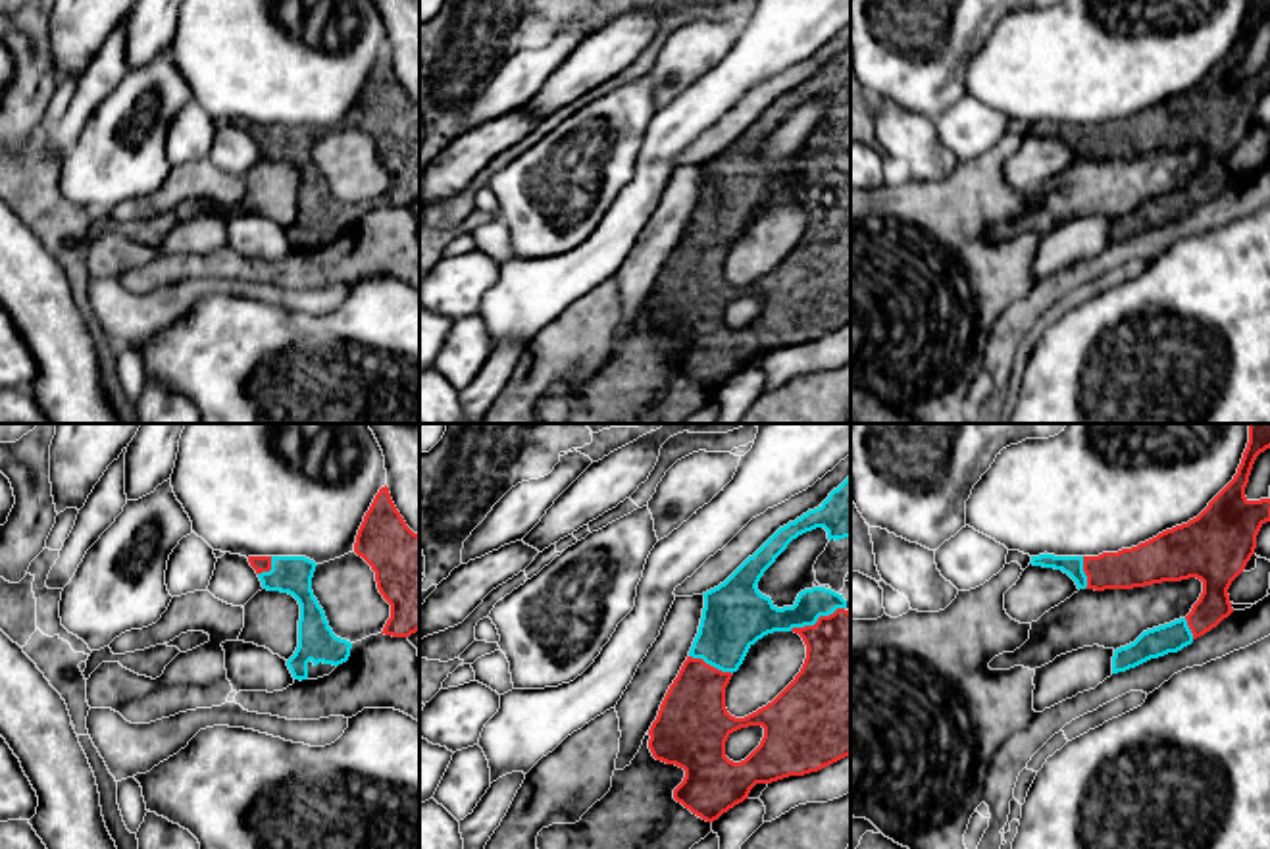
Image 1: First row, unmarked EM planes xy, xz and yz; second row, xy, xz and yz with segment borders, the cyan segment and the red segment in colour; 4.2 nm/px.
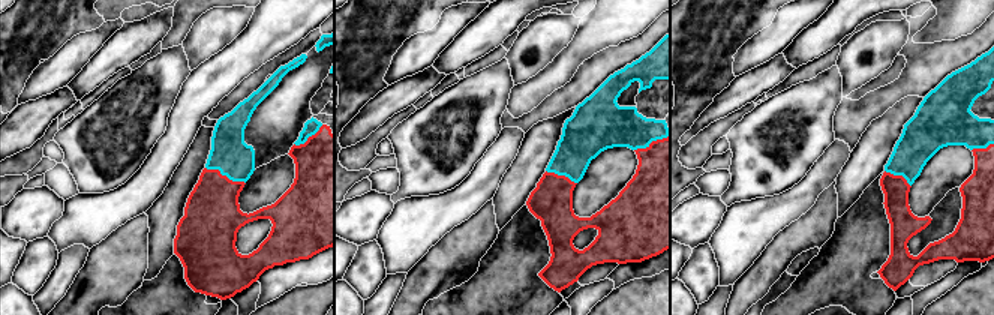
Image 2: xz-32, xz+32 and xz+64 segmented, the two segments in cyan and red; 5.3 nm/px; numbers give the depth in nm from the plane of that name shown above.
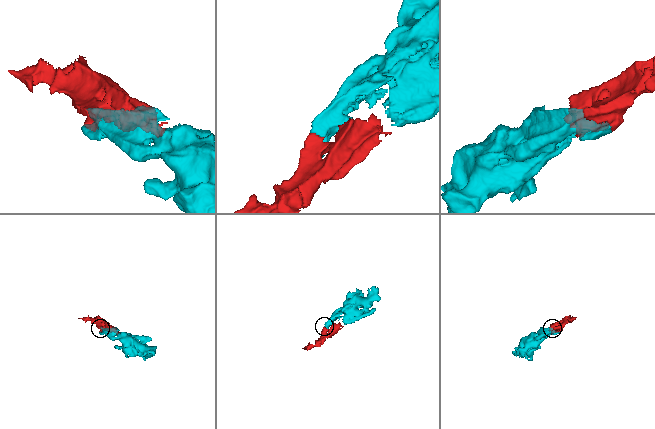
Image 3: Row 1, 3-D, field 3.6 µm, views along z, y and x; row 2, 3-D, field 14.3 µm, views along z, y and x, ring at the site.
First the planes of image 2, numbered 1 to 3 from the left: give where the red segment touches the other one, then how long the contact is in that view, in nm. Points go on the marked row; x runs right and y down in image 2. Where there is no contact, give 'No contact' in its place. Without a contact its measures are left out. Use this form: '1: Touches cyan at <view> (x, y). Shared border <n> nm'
1: Touches cyan at xz-32 (225, 174). Shared border 240 nm
2: Touches cyan at xz+32 (561, 174). Shared border 180 nm
3: Touches cyan at xz+64 (898, 174). Shared border 170 nm

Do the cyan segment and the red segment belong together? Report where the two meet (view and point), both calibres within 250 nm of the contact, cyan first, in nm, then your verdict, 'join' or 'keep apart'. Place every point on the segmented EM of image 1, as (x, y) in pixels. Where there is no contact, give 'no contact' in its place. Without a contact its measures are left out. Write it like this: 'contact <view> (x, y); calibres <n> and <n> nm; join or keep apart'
contact xz (816, 620); calibres 170 and 380 nm; join

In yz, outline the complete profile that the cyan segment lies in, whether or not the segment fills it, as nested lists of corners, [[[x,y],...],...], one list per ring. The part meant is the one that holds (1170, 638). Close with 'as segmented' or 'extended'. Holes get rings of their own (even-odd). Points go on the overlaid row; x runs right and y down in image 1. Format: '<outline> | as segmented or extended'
[[[1270,424],[1247,425],[1249,443],[1237,474],[1197,518],[1118,553],[1031,556],[1029,564],[1062,570],[1078,589],[1133,589],[1189,578],[1203,581],[1203,593],[1185,618],[1147,630],[1114,651],[1112,674],[1181,651],[1233,612],[1228,589],[1255,554],[1260,527],[1270,522],[1270,499],[1245,497],[1257,456],[1270,449]]] | extended

